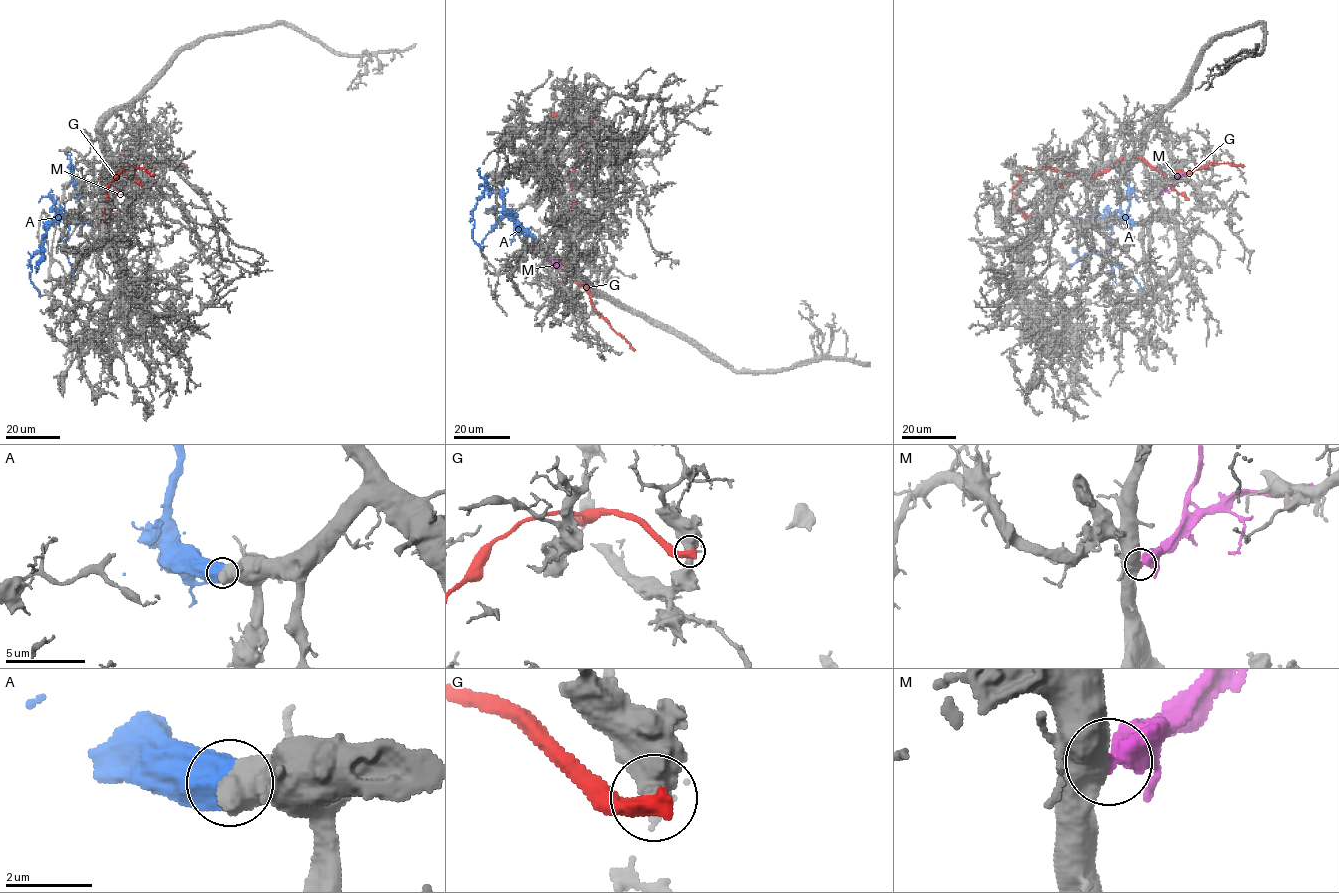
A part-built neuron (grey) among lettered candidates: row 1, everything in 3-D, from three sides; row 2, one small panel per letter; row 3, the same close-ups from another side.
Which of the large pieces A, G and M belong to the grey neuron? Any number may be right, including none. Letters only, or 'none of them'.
A

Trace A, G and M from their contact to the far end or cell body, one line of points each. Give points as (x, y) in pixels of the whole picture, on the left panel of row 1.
A: (92, 223), (56, 216), (49, 225), (39, 252), (30, 262), (30, 280), (40, 297)
G: (152, 173), (133, 167), (126, 177), (126, 156), (120, 177), (130, 178), (159, 163), (188, 167)
M: (105, 196), (122, 184), (132, 184), (145, 172)

